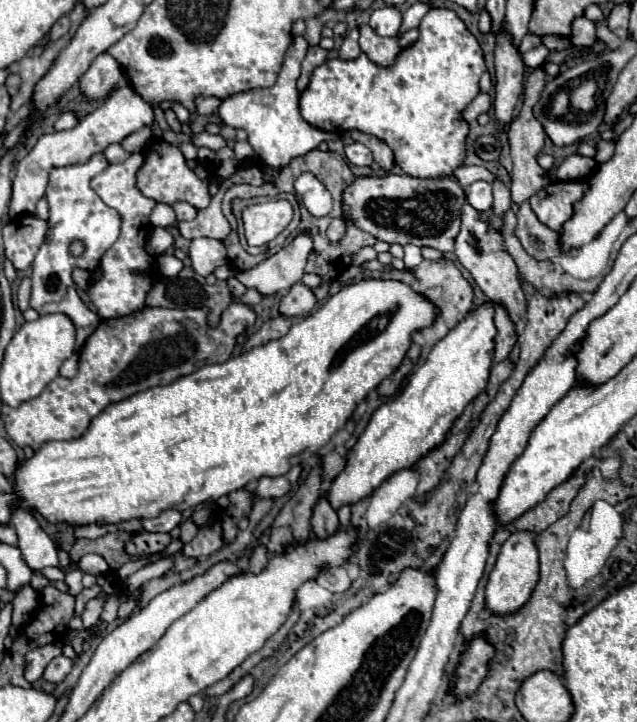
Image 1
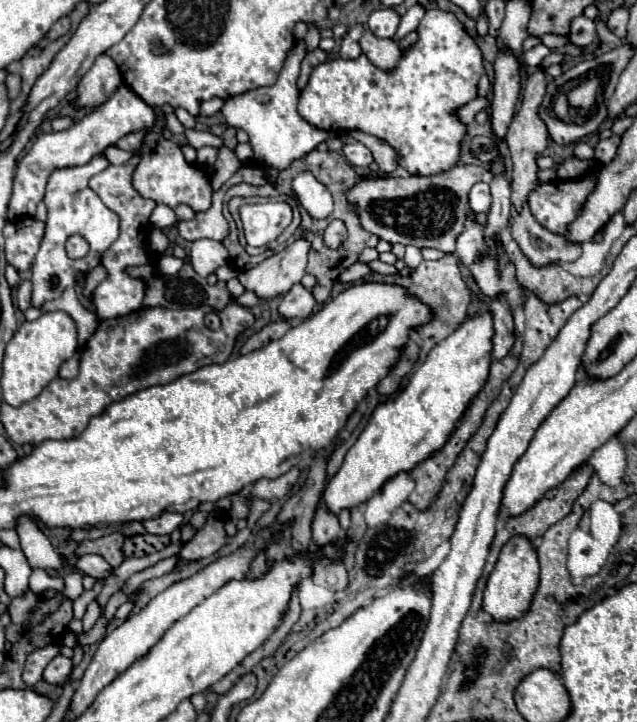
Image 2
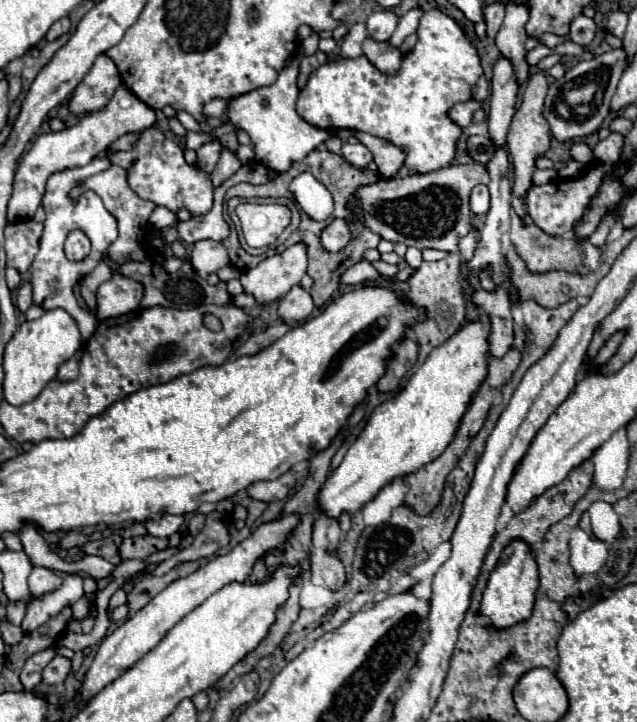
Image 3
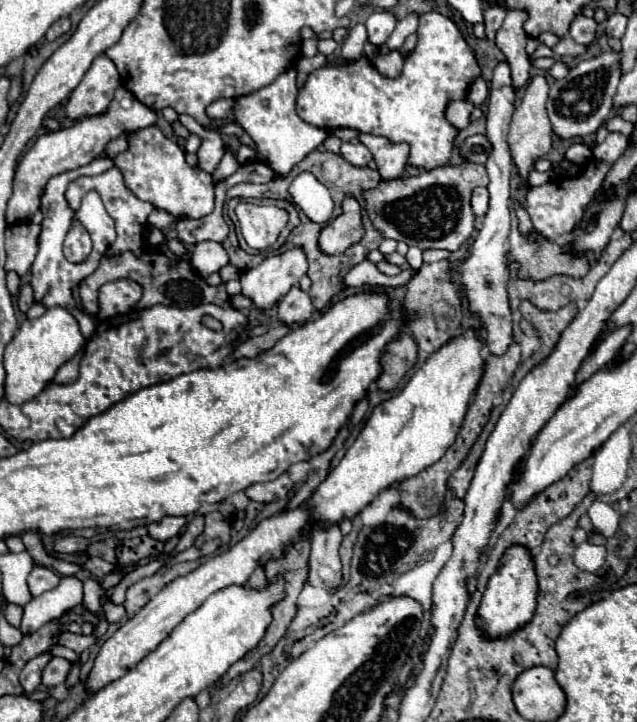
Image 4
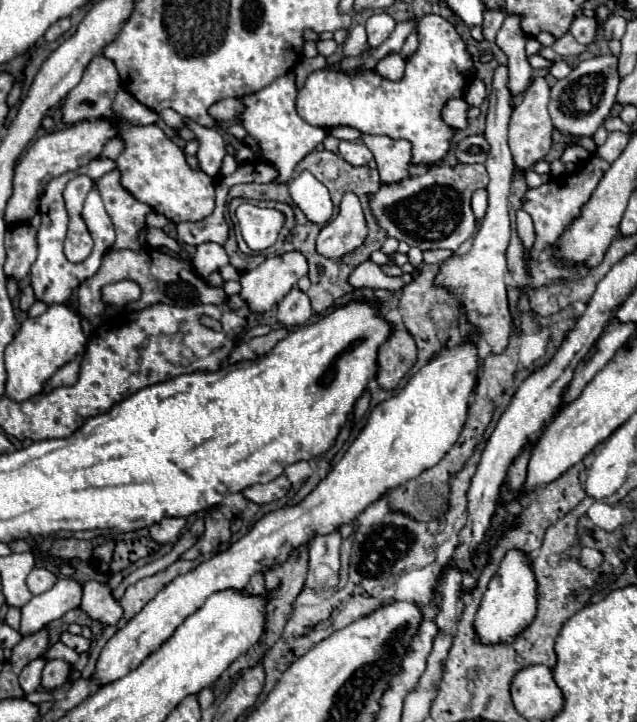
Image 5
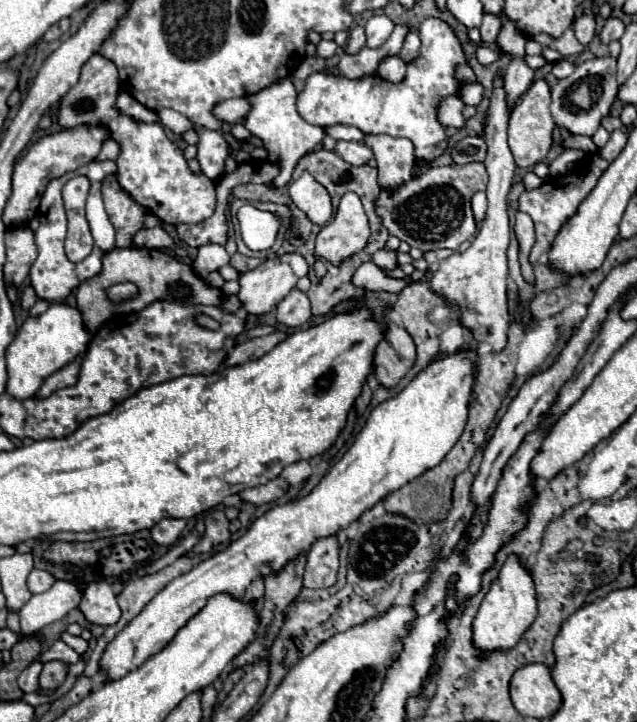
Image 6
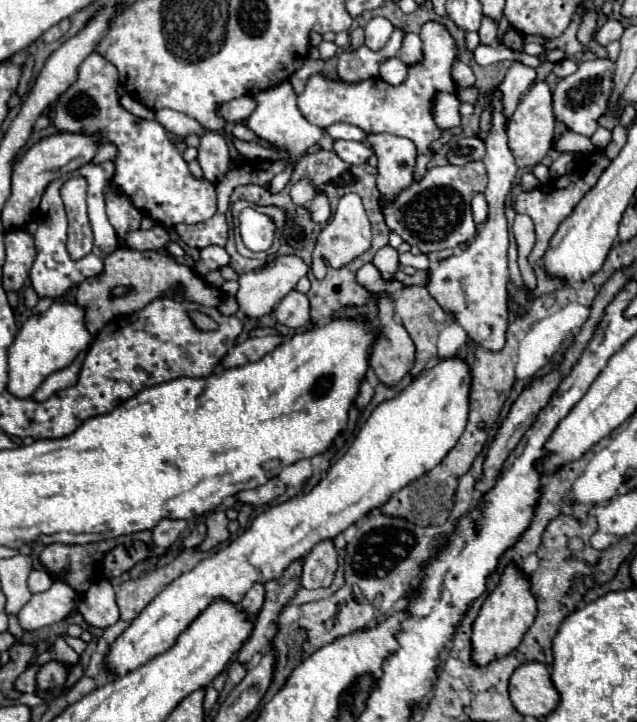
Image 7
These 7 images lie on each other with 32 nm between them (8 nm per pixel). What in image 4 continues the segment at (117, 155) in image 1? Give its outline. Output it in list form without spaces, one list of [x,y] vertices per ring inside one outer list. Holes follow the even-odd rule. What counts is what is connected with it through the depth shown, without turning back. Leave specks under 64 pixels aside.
[[[146,126],[142,130],[126,132],[128,150],[115,159],[120,167],[126,188],[140,200],[154,204],[154,208],[166,210],[174,220],[198,220],[214,208],[214,182],[212,176],[200,168],[192,168],[184,160],[182,148],[166,138],[158,126]]]

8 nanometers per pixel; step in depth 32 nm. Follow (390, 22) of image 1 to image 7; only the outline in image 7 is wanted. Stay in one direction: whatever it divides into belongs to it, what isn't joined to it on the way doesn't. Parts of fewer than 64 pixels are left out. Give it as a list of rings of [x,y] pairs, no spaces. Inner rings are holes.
[[[372,18],[364,30],[366,30],[364,46],[378,52],[382,46],[386,46],[390,34],[394,32],[394,26],[386,18]]]

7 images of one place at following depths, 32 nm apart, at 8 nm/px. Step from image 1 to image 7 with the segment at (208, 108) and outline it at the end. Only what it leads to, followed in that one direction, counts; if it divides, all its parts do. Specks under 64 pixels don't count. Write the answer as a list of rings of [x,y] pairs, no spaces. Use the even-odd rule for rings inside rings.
[[[242,96],[242,98],[226,102],[226,106],[220,106],[218,112],[220,112],[220,116],[224,116],[230,122],[244,122],[254,112],[254,108],[256,108],[254,98],[252,96]]]

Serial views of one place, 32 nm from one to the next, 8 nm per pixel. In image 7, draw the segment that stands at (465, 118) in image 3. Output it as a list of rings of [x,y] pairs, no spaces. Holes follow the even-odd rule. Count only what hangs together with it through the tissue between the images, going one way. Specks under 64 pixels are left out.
[[[438,92],[434,96],[434,122],[442,130],[450,130],[454,126],[460,126],[460,114],[458,114],[460,100],[456,94]]]

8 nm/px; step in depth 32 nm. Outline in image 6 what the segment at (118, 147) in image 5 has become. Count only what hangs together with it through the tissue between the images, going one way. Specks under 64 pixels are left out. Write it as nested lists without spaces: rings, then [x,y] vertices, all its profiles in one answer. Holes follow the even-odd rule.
[[[108,138],[108,140],[102,144],[102,150],[100,150],[100,154],[96,156],[96,160],[98,160],[98,162],[102,162],[102,160],[116,160],[118,154],[120,154],[120,146],[118,146],[114,140]]]

